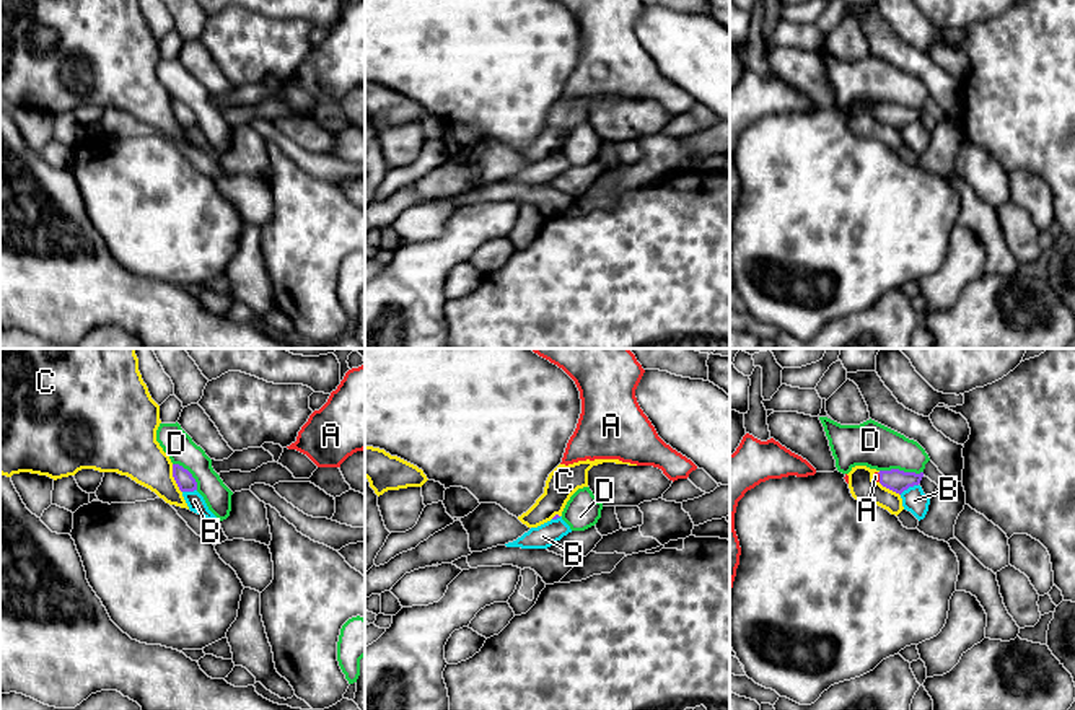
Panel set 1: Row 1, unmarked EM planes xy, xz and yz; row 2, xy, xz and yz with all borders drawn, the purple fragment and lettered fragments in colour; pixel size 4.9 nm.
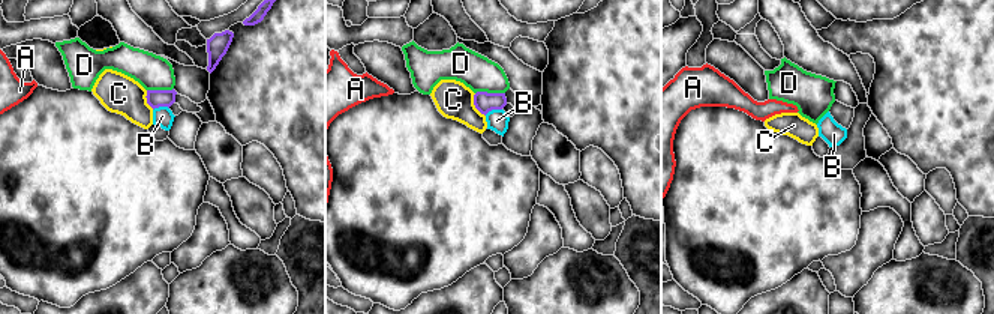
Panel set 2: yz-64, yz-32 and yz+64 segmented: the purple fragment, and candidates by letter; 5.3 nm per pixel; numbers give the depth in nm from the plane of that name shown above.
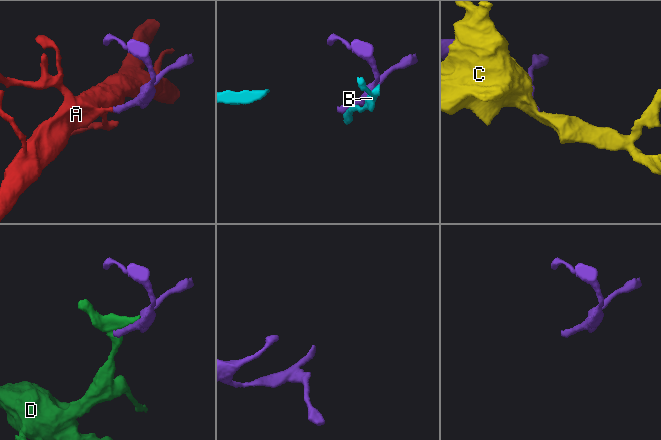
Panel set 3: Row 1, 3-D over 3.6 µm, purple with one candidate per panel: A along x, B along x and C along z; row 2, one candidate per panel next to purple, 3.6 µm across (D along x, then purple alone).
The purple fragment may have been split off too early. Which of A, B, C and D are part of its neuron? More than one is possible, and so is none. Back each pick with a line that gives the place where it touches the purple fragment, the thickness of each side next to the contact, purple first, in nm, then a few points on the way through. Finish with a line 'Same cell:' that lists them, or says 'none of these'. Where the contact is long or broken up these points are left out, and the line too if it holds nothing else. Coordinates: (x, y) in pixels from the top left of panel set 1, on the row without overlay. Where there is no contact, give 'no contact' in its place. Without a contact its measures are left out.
A: meets purple in yz at (880, 113); 110 nm thick on the purple side, 30 nm on the other; runs through yz (898, 116), (880, 113), (875, 111)
Same cell: A

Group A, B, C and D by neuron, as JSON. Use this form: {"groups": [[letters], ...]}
{"groups": [["A"], ["B"], ["C"], ["D"]]}

